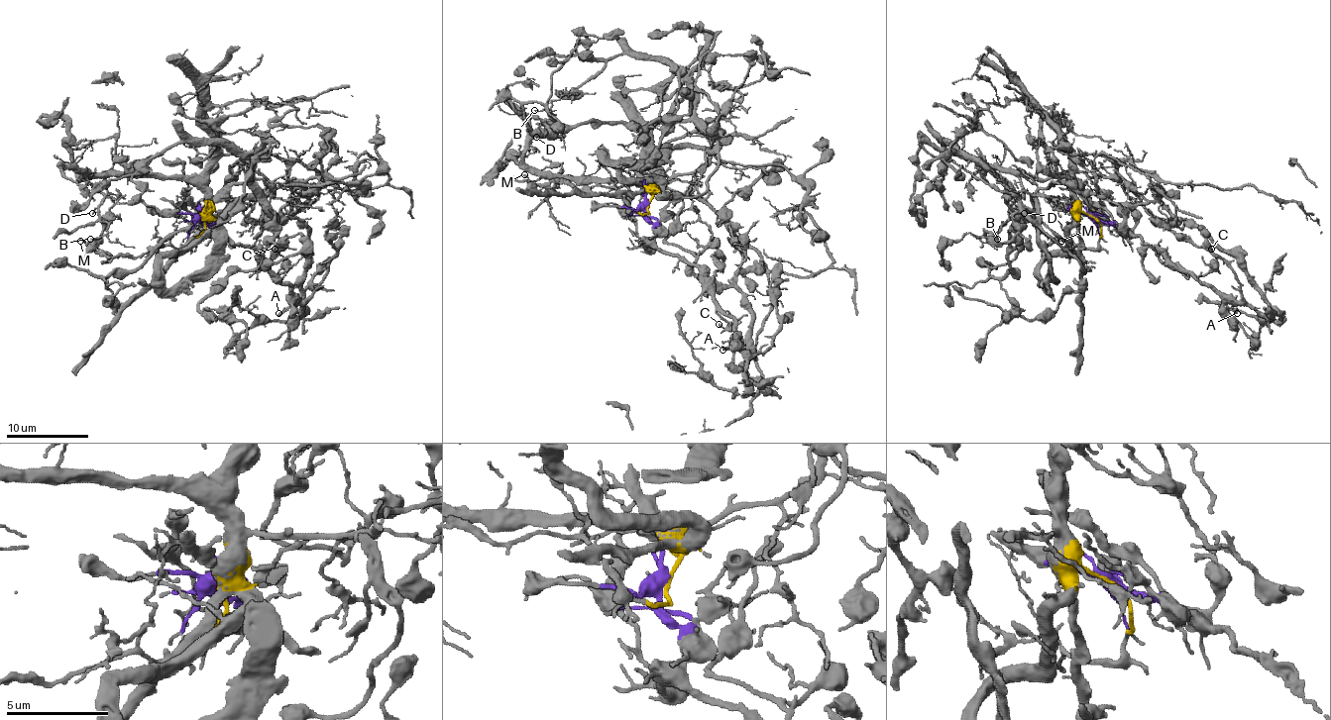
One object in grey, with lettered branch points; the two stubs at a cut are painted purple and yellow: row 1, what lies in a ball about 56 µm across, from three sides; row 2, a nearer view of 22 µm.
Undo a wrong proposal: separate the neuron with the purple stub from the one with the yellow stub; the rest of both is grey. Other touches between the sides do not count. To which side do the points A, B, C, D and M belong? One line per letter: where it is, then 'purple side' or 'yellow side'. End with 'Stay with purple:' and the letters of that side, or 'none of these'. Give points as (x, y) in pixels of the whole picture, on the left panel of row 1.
A: place (278, 313); purple side
B: place (90, 239); yellow side
C: place (275, 249); purple side
D: place (92, 213); yellow side
M: place (80, 241); yellow side
Stay with purple: A, C

